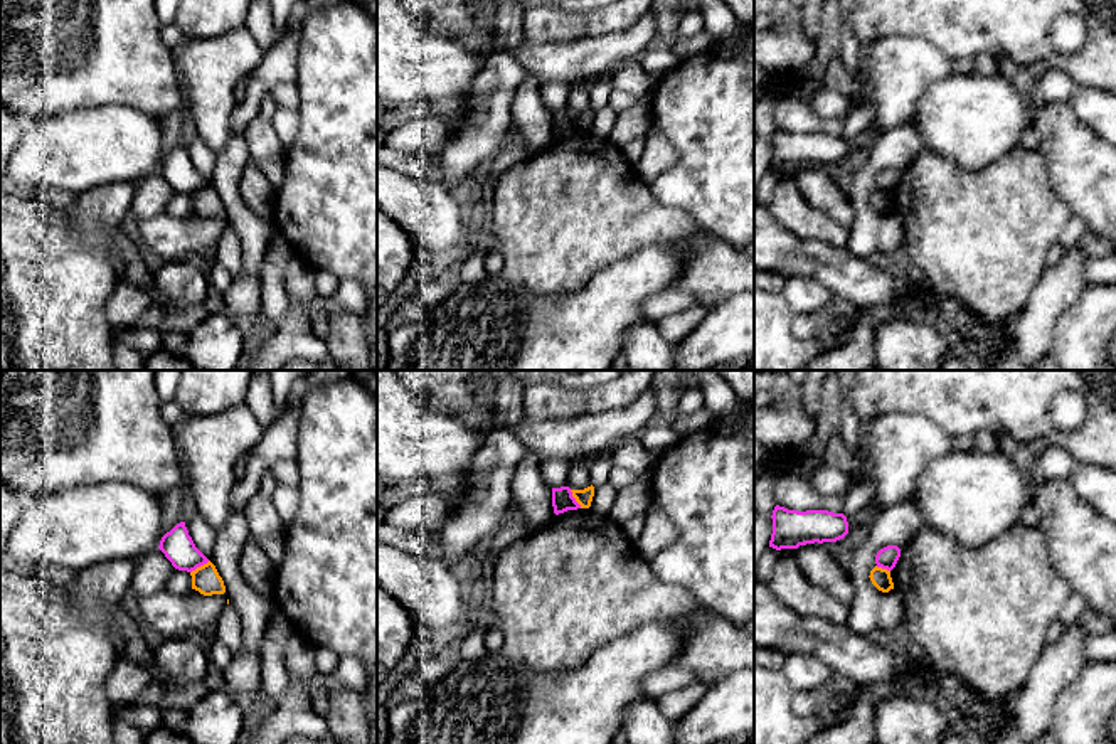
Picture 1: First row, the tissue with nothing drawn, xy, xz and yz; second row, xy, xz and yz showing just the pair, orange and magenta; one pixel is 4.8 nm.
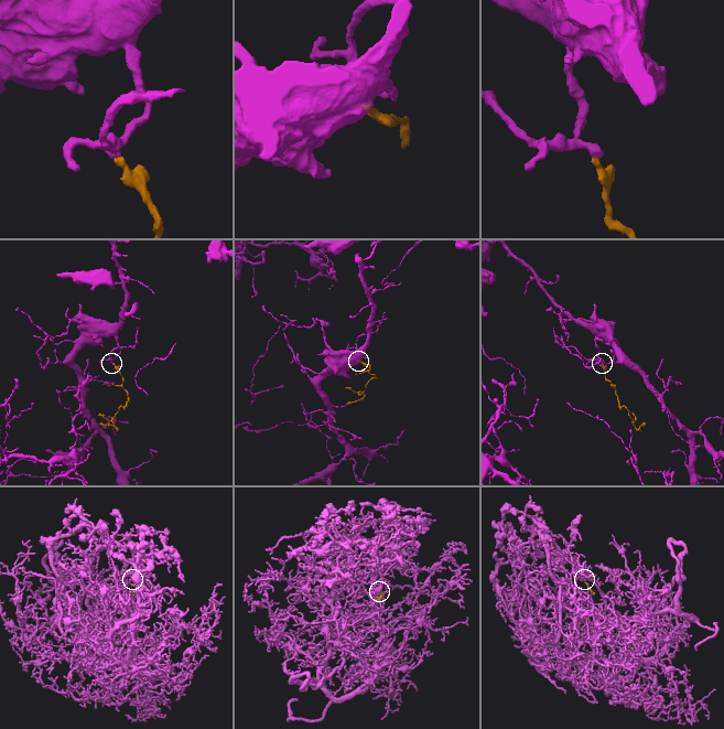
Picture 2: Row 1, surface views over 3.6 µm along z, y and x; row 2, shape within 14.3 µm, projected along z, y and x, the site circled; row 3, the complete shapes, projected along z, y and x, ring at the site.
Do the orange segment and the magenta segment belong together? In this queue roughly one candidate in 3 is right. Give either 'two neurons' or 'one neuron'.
two neurons

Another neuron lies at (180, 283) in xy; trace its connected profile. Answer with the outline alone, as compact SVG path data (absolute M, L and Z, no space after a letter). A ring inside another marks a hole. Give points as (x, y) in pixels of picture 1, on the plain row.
M180 258L167 259L155 273L155 288L162 296L158 306L170 311L204 305L209 281L189 258Z

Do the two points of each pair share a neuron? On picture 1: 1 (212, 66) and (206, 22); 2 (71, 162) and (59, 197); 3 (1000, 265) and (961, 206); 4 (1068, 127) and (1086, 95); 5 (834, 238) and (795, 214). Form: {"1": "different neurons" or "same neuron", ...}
{"1": "different neurons", "2": "different neurons", "3": "same neuron", "4": "different neurons", "5": "same neuron"}

